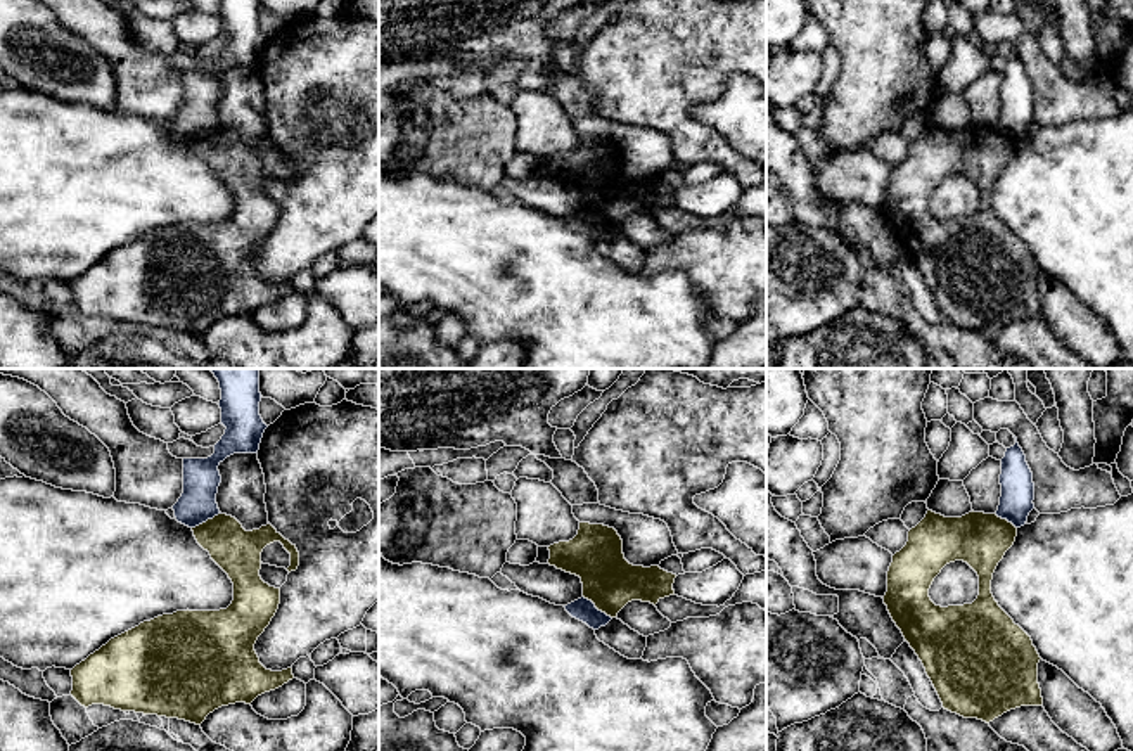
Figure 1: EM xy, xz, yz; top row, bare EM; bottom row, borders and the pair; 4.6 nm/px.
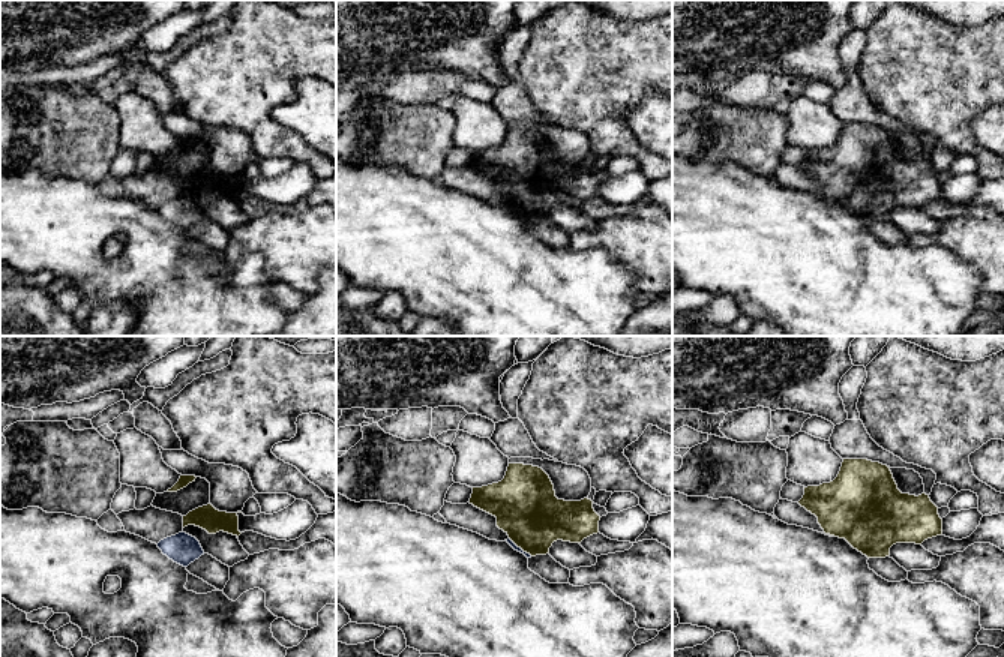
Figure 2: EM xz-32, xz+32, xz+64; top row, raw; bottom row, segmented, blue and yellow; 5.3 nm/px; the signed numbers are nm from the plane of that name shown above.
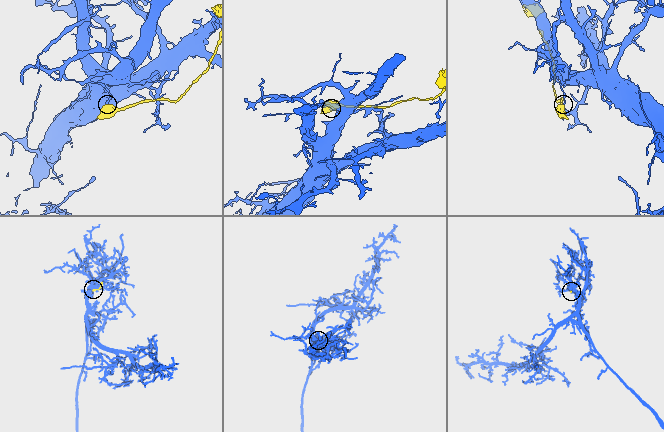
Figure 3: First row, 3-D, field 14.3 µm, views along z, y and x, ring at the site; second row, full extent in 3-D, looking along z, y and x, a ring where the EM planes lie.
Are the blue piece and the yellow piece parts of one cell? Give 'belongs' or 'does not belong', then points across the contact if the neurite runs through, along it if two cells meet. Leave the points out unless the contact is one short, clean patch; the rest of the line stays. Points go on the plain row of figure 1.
does not belong; border along xz (583, 208), (611, 231)

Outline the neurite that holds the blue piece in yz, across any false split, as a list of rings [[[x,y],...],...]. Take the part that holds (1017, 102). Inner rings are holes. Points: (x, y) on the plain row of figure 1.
[[[1017,50],[1015,57],[1007,61],[1002,71],[1000,97],[1002,109],[996,128],[1007,132],[1015,140],[1024,138],[1029,125],[1034,121],[1034,95]]]

